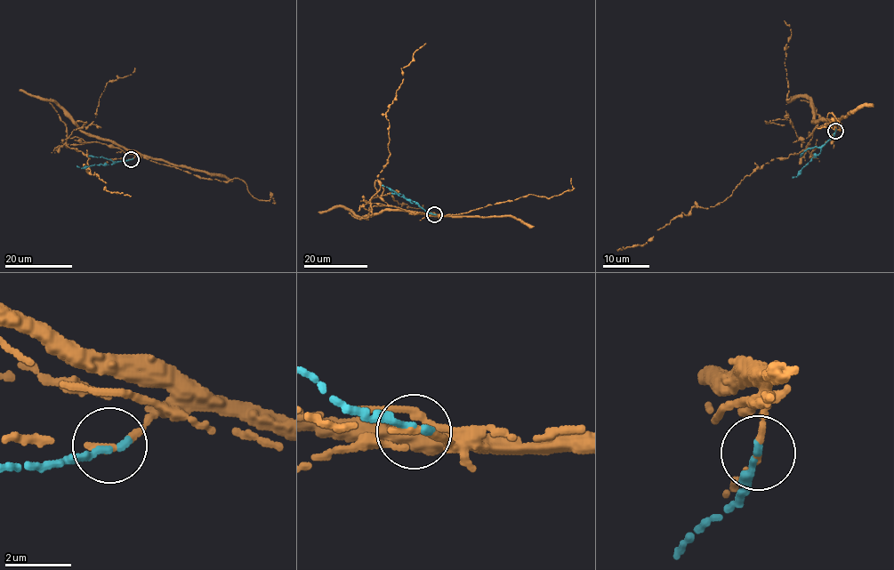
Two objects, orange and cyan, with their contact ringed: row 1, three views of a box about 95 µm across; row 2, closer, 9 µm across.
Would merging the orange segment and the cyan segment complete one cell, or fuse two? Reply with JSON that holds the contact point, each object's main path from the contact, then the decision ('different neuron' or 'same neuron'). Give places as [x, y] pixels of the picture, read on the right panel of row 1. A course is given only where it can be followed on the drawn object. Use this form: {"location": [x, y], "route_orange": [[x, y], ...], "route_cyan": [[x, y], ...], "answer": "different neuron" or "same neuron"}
{"location": [835, 131], "route_orange": [[836, 131], [828, 120], [815, 128], [807, 147], [746, 175], [721, 202], [691, 208], [641, 245], [617, 249]], "route_cyan": [[836, 130], [833, 136], [821, 148], [820, 153], [812, 157], [797, 176], [793, 176]], "answer": "different neuron"}

